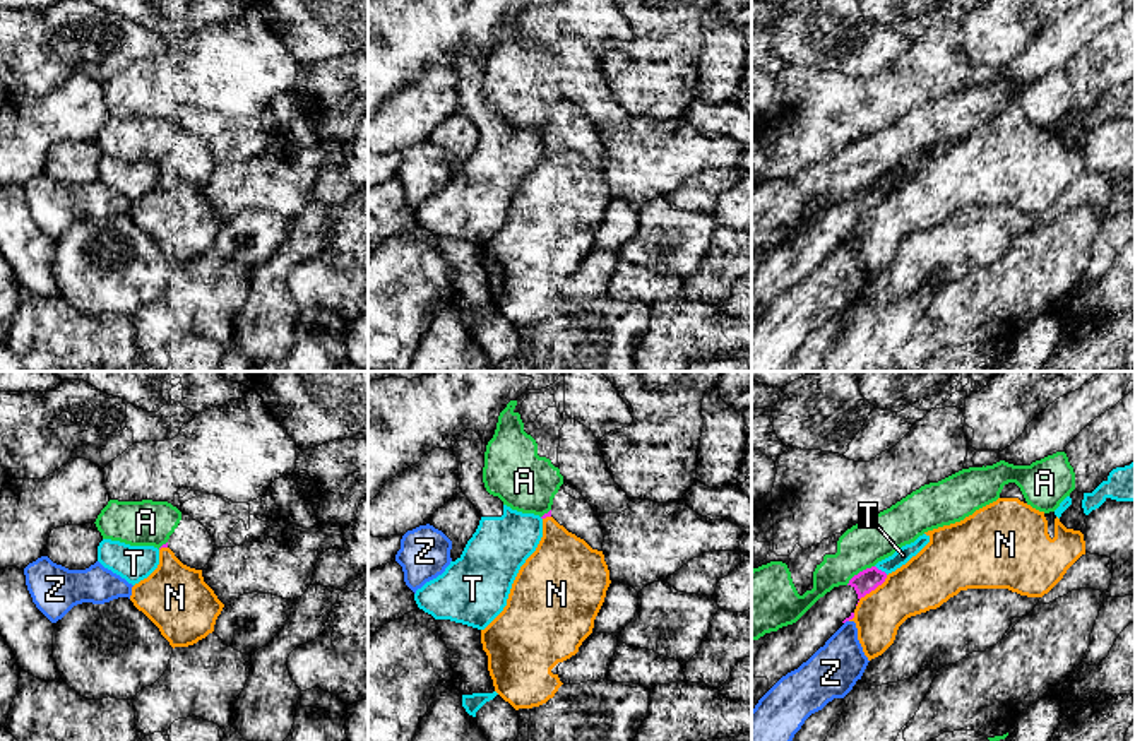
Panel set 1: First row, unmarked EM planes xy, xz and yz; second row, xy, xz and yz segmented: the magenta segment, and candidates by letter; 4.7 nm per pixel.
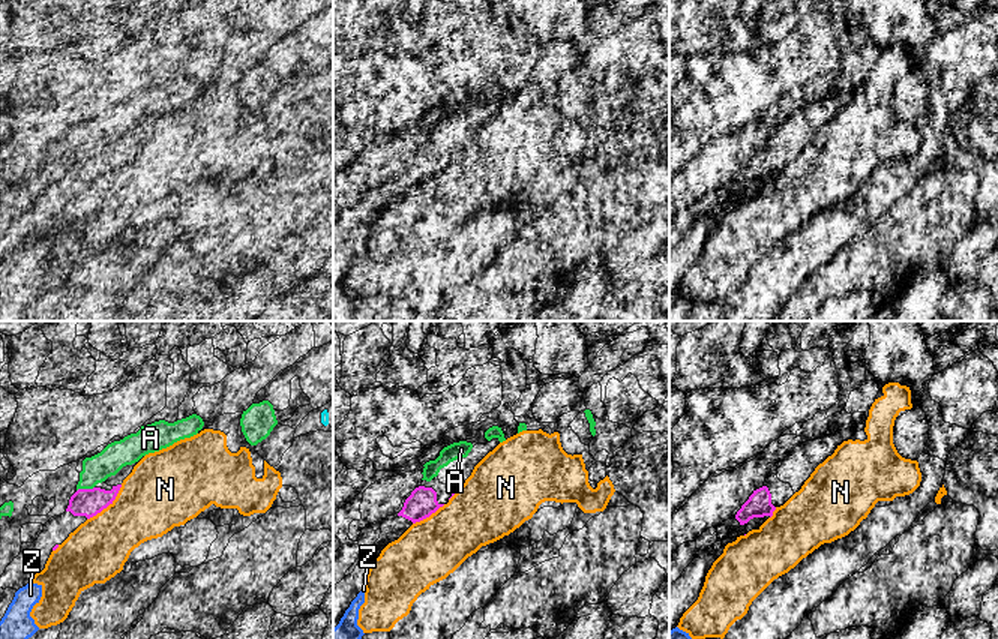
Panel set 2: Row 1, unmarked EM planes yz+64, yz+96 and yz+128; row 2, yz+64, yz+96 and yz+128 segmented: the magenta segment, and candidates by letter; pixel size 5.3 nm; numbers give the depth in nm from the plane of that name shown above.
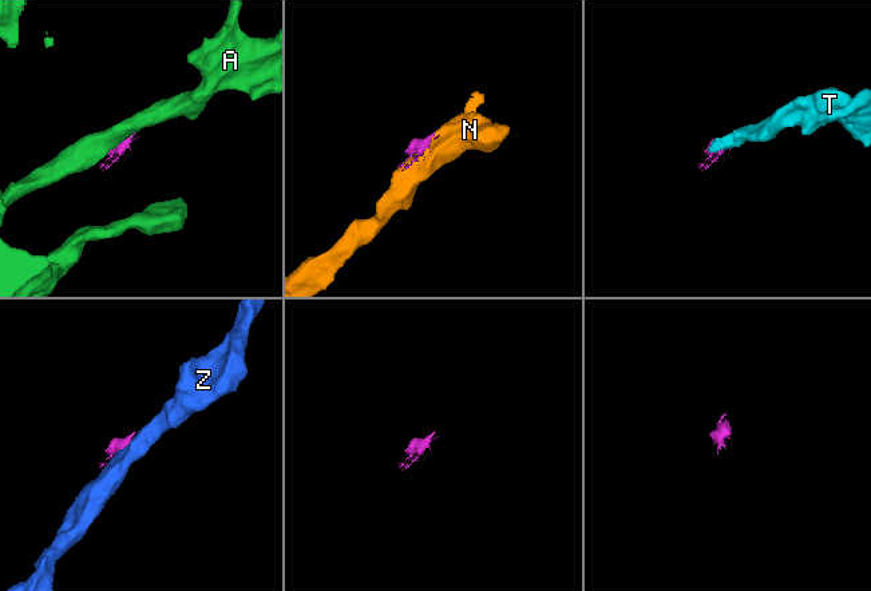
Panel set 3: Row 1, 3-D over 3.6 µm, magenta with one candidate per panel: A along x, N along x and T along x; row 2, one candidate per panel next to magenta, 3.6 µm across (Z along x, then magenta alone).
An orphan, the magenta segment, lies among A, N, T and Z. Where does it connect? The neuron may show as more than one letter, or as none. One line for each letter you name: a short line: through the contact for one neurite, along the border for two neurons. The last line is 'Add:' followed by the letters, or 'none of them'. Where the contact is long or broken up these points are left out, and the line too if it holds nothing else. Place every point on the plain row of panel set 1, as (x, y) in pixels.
Add: none of them

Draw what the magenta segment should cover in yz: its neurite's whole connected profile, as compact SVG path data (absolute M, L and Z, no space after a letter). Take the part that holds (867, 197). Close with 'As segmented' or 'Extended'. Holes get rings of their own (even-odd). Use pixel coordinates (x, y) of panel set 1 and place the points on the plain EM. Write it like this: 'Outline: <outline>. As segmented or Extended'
Outline: M877 183L854 192L847 202L834 204L796 240L774 248L752 279L752 327L787 289L806 279L849 236L861 214L887 195Z. Extended

